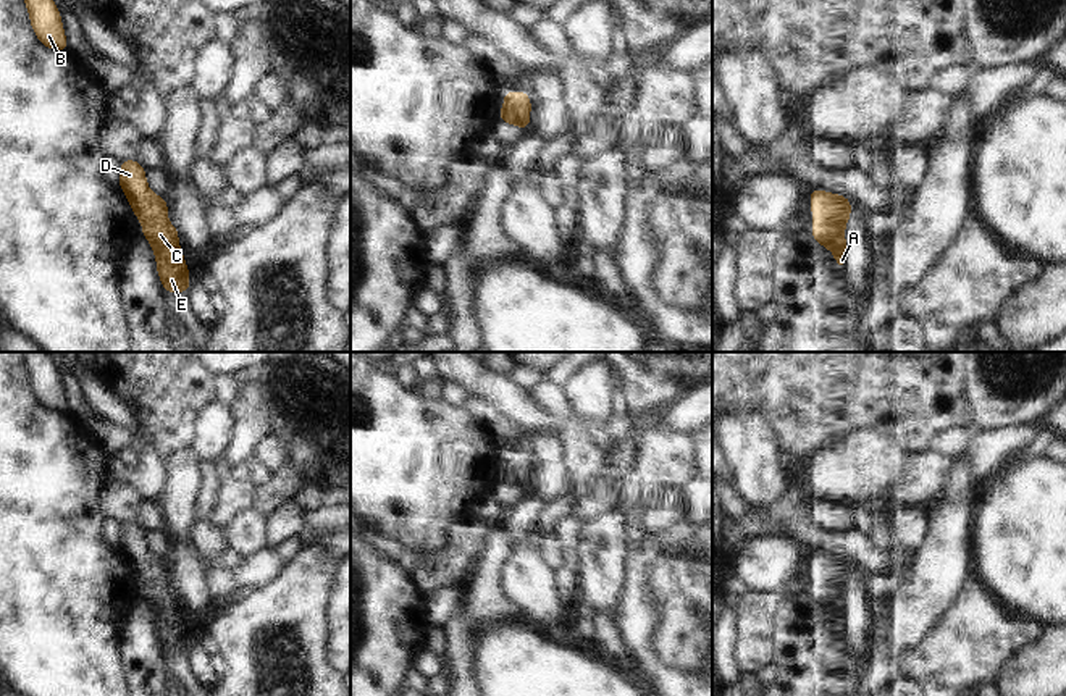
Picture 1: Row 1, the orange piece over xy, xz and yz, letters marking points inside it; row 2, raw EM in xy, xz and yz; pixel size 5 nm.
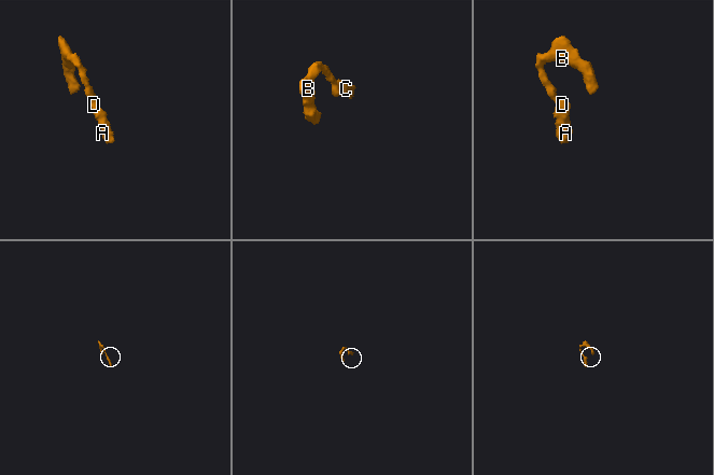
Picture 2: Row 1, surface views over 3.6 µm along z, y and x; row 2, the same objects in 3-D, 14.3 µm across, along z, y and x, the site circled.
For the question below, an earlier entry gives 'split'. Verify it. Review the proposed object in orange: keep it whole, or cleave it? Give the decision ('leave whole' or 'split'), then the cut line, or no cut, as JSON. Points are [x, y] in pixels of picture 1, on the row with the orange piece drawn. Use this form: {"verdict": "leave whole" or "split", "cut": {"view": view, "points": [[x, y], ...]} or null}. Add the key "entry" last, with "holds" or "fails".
{"verdict": "leave whole", "cut": null, "entry": "fails"}

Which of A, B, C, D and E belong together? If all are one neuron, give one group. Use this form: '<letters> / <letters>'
A B C D E

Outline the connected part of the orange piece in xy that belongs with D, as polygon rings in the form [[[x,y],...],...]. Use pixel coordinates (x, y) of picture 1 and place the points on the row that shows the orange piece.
[[[137,160],[120,163],[120,187],[128,195],[134,215],[142,221],[142,234],[155,250],[157,271],[166,292],[187,292],[189,270],[178,244],[178,231],[166,220],[168,200],[155,195],[145,182],[145,168]]]

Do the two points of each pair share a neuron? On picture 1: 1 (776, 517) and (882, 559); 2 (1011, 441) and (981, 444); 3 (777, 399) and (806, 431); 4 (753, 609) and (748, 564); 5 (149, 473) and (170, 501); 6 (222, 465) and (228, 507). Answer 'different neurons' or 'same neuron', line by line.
1: same neuron
2: same neuron
3: same neuron
4: different neurons
5: different neurons
6: same neuron

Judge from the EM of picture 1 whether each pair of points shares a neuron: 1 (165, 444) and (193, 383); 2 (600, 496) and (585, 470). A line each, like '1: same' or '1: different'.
1: same
2: different

